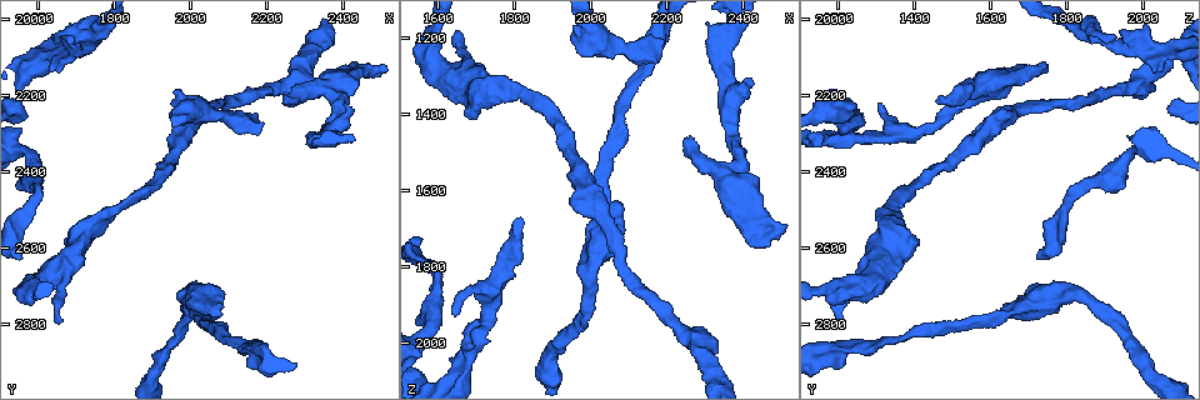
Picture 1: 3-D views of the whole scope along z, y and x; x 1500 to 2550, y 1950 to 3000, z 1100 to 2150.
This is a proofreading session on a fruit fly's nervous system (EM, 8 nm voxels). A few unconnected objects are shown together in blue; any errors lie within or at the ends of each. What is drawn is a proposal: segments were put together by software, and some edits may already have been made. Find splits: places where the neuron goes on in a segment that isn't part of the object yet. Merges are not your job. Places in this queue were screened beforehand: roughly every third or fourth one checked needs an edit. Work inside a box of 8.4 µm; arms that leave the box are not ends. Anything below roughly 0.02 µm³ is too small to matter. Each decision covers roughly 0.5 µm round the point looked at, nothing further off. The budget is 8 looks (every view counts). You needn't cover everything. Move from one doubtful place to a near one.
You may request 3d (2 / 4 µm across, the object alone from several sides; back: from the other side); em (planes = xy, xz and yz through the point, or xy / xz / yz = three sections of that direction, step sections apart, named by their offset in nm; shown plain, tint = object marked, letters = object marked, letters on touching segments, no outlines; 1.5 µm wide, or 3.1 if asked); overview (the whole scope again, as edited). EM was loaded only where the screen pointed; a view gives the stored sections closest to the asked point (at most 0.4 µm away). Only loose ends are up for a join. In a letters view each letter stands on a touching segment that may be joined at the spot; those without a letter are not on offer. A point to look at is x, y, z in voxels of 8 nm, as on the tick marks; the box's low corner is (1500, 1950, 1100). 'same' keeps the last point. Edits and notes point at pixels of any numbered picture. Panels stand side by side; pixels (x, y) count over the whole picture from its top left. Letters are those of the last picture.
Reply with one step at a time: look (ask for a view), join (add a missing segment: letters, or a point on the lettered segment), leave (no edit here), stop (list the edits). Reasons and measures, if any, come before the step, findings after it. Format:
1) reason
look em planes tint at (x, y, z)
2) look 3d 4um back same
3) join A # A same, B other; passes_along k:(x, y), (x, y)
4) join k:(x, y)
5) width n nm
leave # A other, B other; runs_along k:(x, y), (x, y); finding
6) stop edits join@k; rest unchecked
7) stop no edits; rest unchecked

branch stops here
look em yz step 4 letters at (2400, 2225, 1320)

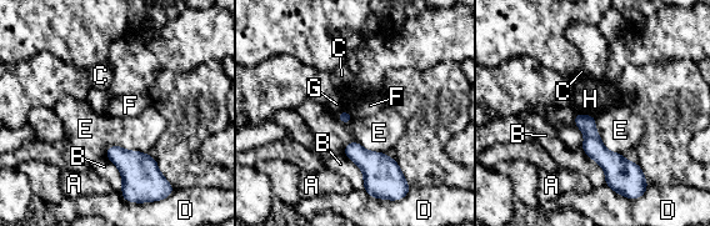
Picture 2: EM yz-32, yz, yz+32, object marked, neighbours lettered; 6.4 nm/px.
leave # A other, B other, C other, D other, E other, F other, G other, H other; border 2:(343, 151), (359, 142), (386, 154); no lettered segment goes on from it

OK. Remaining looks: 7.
free end
look 3d 2um back at (1955, 2195, 1175)

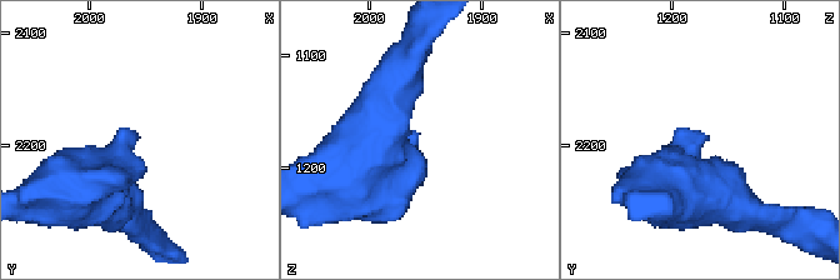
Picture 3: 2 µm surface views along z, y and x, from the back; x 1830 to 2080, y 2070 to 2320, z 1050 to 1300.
shape alone is not enough
look em planes letters at (1960, 2192, 1170)

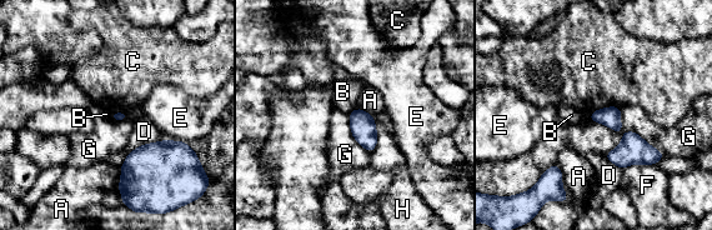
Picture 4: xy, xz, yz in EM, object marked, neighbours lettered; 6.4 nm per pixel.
leave # A other, B other, C other, D other, E other, F other, G other, H other; no lettered segment goes on from it

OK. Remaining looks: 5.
branch stops here
look em planes letters at (1655, 2795, 1195)

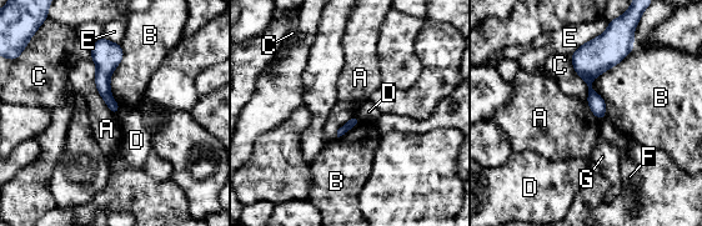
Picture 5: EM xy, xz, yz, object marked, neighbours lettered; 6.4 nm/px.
longest_contact B 500 nm
leave # A other, B other, C other, D other, E other, F other, G other; border 5:(91, 58), (96, 90), (116, 115); no lettered segment goes on from it

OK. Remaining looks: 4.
stop no edits; rest unchecked

